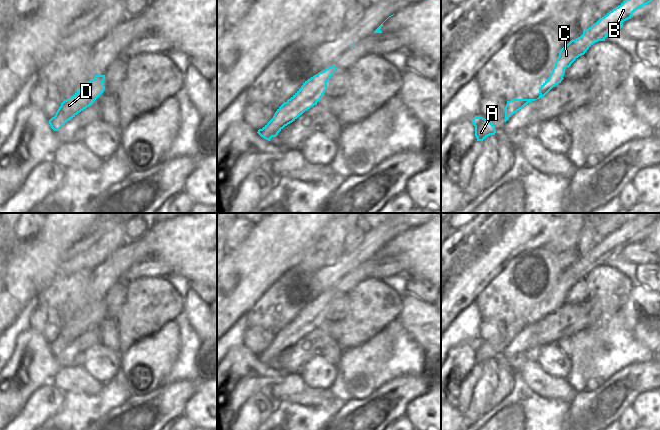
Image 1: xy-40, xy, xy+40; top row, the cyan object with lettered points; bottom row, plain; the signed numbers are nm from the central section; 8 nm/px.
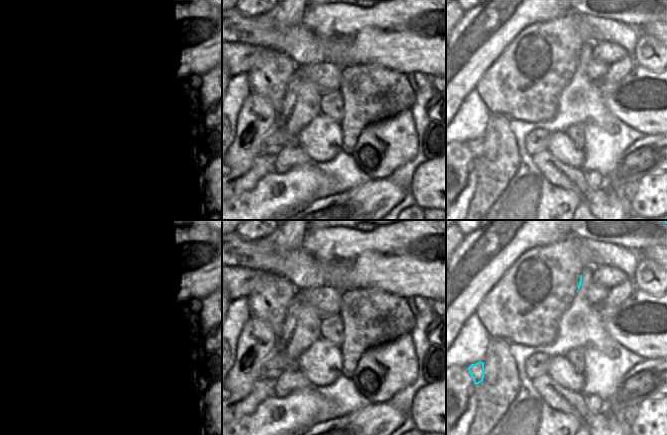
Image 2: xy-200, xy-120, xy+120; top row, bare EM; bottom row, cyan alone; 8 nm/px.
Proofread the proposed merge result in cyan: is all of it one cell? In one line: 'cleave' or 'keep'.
keep

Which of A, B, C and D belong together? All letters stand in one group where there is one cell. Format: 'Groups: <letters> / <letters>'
Groups: A B C D.

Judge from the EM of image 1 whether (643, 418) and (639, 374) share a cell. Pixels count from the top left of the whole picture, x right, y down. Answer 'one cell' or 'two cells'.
two cells

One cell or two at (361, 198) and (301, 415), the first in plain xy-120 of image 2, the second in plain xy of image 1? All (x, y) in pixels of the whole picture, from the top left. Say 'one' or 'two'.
two

